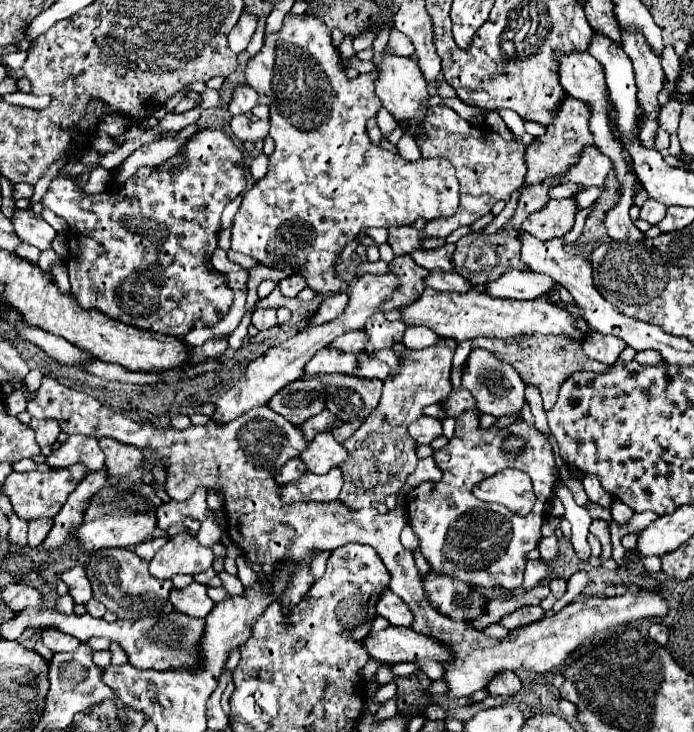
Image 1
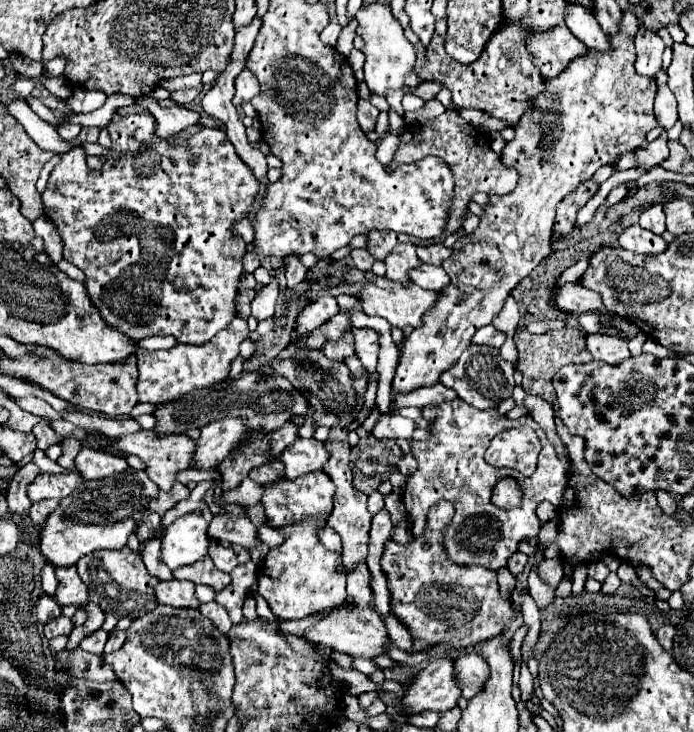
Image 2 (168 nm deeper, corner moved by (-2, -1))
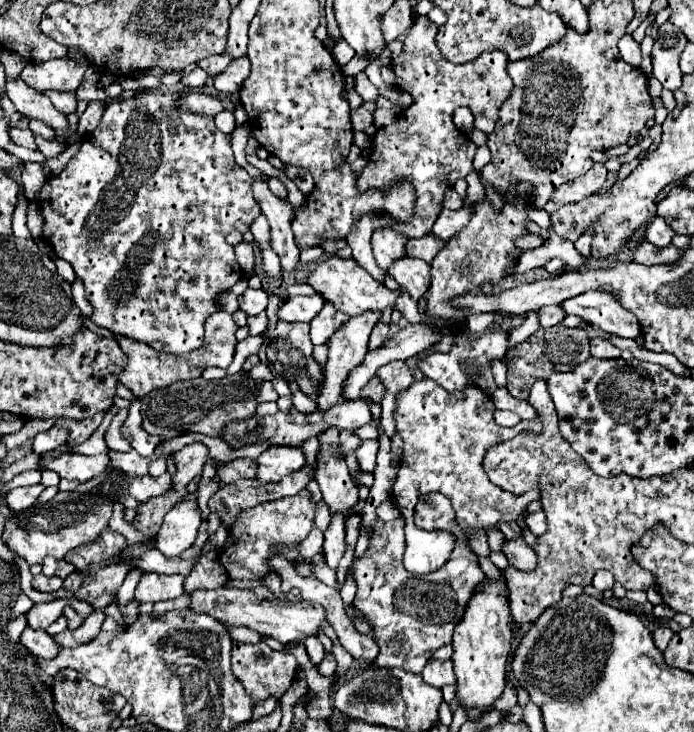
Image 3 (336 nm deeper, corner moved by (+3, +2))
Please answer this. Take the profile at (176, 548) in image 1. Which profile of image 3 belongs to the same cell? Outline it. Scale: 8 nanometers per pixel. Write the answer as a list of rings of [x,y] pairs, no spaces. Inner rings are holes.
[[[194,500],[178,502],[164,516],[164,522],[160,528],[160,538],[156,534],[156,548],[168,558],[182,554],[186,548],[190,548],[194,544],[200,524],[202,524],[200,508]]]

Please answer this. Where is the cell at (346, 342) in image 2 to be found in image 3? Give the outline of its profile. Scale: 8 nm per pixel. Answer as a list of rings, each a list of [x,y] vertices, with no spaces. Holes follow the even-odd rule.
[[[326,302],[324,308],[320,310],[320,314],[310,322],[312,344],[330,342],[330,338],[334,336],[334,330],[338,330],[338,326],[342,326],[342,322],[348,322],[348,314],[342,314],[330,302]]]

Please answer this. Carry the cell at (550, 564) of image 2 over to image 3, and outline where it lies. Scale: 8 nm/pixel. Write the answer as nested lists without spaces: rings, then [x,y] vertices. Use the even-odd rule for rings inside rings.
[[[522,538],[506,540],[502,550],[504,550],[508,562],[518,570],[534,570],[534,566],[538,566],[538,556]]]

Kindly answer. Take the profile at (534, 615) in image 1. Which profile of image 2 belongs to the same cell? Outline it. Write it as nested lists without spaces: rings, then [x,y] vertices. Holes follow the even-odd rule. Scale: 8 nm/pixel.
[[[439,501],[429,509],[427,527],[421,537],[411,537],[407,545],[399,545],[393,539],[385,543],[381,569],[391,593],[389,607],[409,631],[413,653],[435,645],[449,645],[459,651],[469,649],[475,643],[491,639],[491,635],[507,631],[517,617],[513,605],[497,591],[495,571],[479,565],[459,565],[447,557],[443,529],[451,523],[453,513],[455,509],[449,501]]]

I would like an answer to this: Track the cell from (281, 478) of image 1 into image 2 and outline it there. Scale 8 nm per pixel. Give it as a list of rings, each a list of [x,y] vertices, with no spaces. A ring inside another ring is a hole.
[[[275,459],[249,471],[249,479],[253,479],[255,483],[273,483],[279,481],[281,477],[283,477],[283,463]]]

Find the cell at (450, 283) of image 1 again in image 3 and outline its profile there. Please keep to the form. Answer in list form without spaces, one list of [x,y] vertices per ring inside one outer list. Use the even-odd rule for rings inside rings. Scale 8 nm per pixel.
[[[400,258],[396,260],[388,274],[418,302],[424,292],[430,288],[430,264],[418,258]]]

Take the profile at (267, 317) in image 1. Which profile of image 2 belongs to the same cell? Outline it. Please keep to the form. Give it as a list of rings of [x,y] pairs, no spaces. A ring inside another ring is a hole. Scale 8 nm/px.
[[[271,281],[269,285],[265,285],[265,287],[261,287],[257,291],[255,299],[251,301],[251,311],[253,311],[253,317],[257,321],[263,321],[263,319],[273,317],[277,295],[279,295],[279,287],[277,287],[275,281]]]

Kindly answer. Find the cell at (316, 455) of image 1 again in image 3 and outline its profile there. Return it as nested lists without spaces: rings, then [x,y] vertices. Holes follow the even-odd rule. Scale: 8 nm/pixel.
[[[272,446],[258,456],[258,474],[260,482],[278,482],[284,476],[300,470],[306,464],[306,454],[302,448],[294,446]]]

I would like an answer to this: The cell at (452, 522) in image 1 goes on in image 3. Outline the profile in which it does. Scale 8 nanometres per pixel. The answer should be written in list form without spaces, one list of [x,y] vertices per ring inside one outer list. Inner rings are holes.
[[[430,380],[412,384],[400,394],[394,412],[396,428],[404,440],[404,454],[394,482],[394,498],[405,520],[406,552],[404,566],[412,574],[426,574],[438,570],[454,548],[450,532],[422,532],[414,523],[414,506],[420,496],[442,492],[450,498],[456,522],[462,532],[482,532],[496,528],[498,522],[514,522],[524,516],[526,506],[538,500],[538,486],[520,496],[492,484],[482,470],[482,458],[492,444],[514,438],[522,430],[542,432],[540,420],[522,420],[512,428],[502,428],[494,422],[494,402],[480,388],[468,386],[460,392],[446,392]]]

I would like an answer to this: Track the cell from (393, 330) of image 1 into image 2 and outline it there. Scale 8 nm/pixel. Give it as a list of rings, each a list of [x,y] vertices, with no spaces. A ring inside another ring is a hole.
[[[401,243],[385,257],[385,265],[387,265],[387,279],[409,283],[407,271],[421,265],[421,261],[415,255],[413,243]]]

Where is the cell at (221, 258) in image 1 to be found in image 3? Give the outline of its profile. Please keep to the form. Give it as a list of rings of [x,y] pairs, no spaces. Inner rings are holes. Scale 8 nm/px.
[[[240,242],[236,246],[236,260],[242,266],[244,274],[250,274],[252,266],[254,266],[254,244],[252,242]]]

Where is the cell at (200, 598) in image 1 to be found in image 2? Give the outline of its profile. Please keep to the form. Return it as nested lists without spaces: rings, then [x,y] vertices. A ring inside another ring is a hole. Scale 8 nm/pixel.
[[[159,581],[159,585],[155,585],[155,597],[159,605],[191,609],[199,607],[199,601],[195,599],[195,585],[191,581]]]

